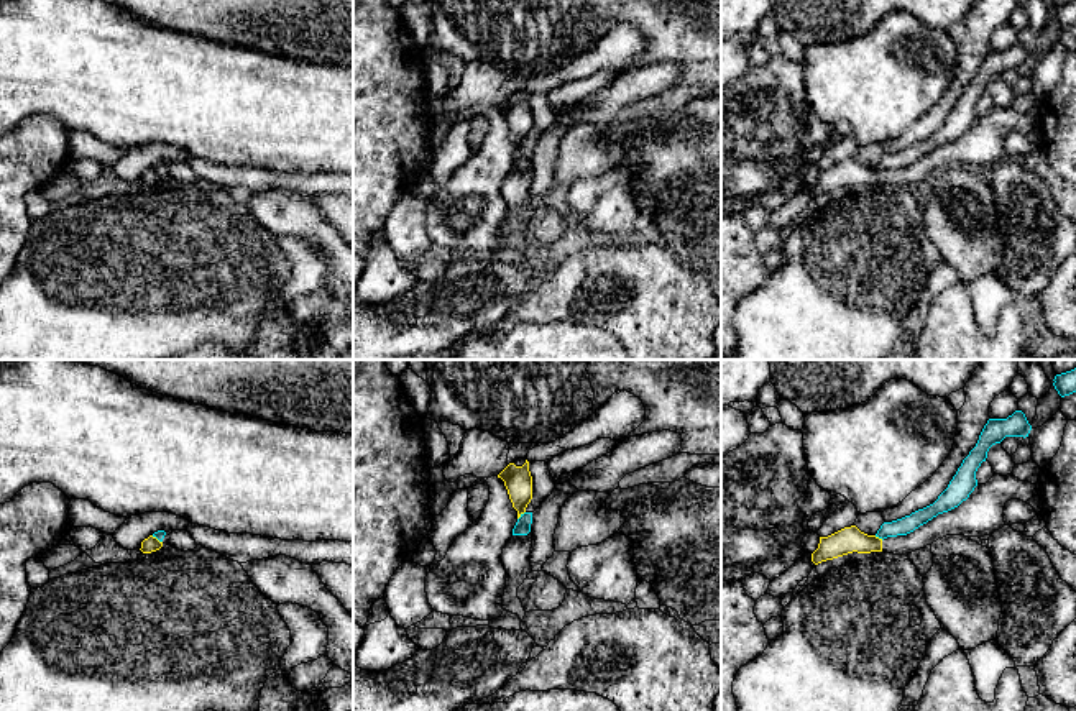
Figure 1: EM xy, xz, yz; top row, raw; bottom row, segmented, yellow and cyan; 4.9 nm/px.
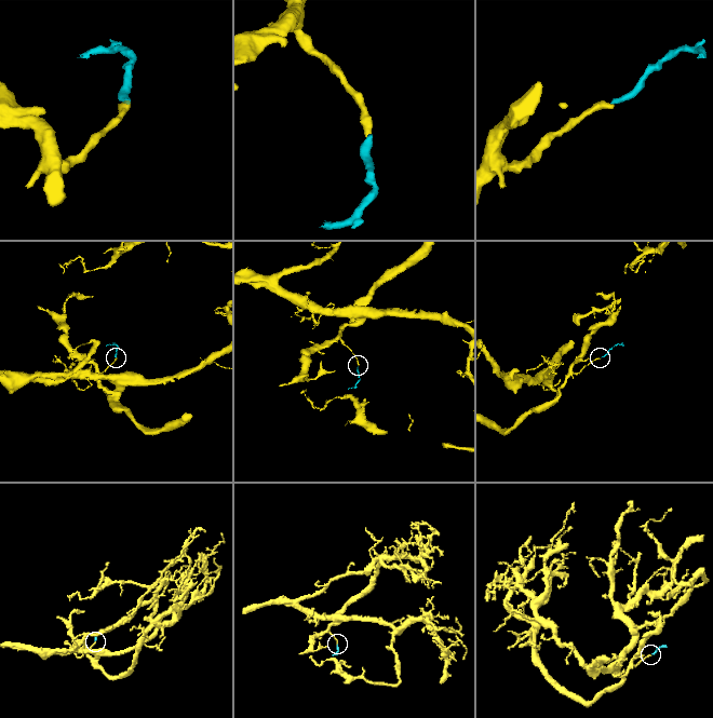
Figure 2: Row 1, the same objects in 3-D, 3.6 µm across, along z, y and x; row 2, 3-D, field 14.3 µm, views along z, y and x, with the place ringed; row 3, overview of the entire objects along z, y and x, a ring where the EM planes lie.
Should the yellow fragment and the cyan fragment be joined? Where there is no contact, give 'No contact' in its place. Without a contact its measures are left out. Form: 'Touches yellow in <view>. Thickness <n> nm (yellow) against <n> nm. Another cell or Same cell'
Touches yellow in xz. Thickness 140 nm (yellow) against 80 nm. Another cell

